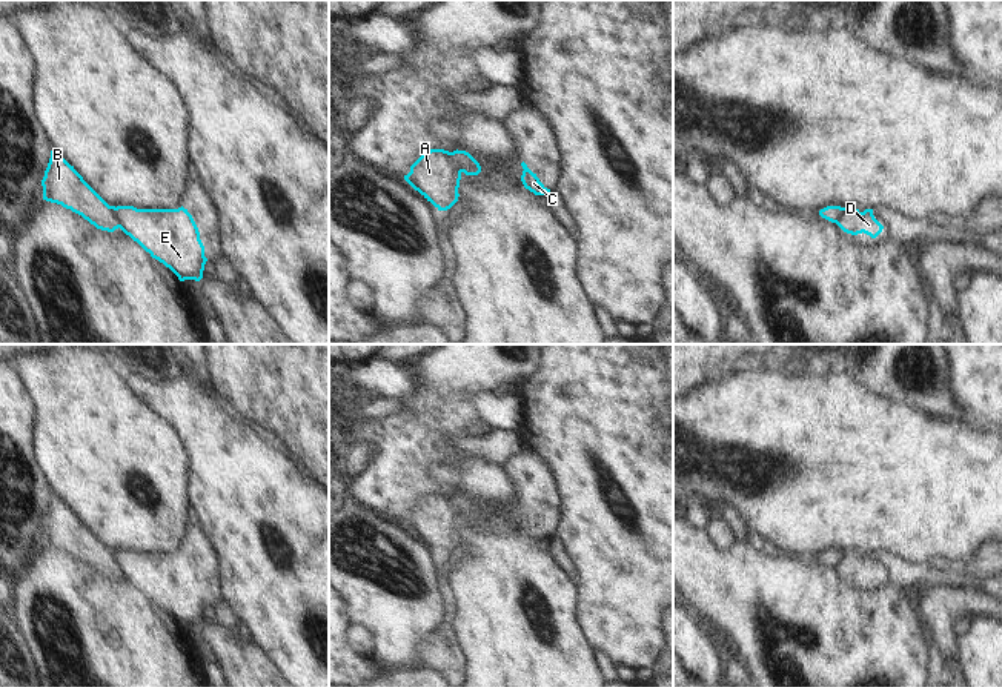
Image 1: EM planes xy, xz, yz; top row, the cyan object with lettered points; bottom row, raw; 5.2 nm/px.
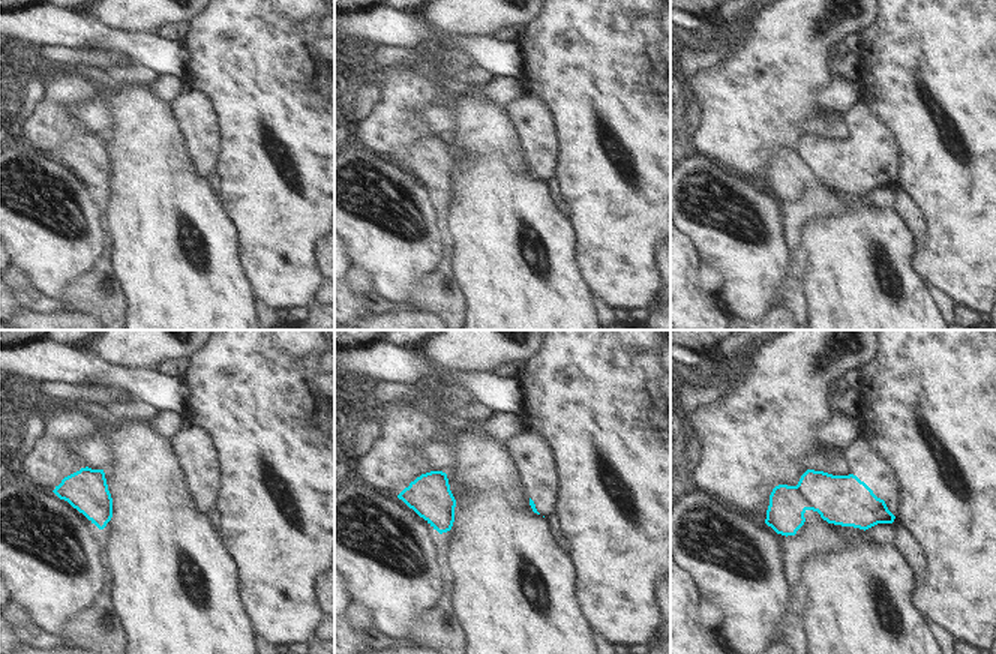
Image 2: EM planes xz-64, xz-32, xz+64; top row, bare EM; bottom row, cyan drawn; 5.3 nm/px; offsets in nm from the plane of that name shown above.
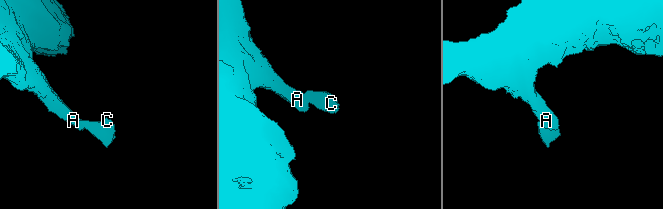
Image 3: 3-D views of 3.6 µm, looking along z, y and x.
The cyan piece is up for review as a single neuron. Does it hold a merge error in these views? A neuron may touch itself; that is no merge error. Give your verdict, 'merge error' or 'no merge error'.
merge error

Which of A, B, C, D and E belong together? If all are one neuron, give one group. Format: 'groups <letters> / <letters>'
groups A B D / C E

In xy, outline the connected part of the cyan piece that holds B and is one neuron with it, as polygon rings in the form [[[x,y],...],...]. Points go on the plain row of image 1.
[[[54,492],[41,530],[43,544],[71,553],[97,573],[118,573],[115,550],[109,550]]]

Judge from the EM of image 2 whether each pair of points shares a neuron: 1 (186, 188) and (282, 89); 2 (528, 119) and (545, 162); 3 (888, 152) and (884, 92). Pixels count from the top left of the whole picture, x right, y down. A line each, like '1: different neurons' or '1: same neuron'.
1: different neurons
2: same neuron
3: different neurons

